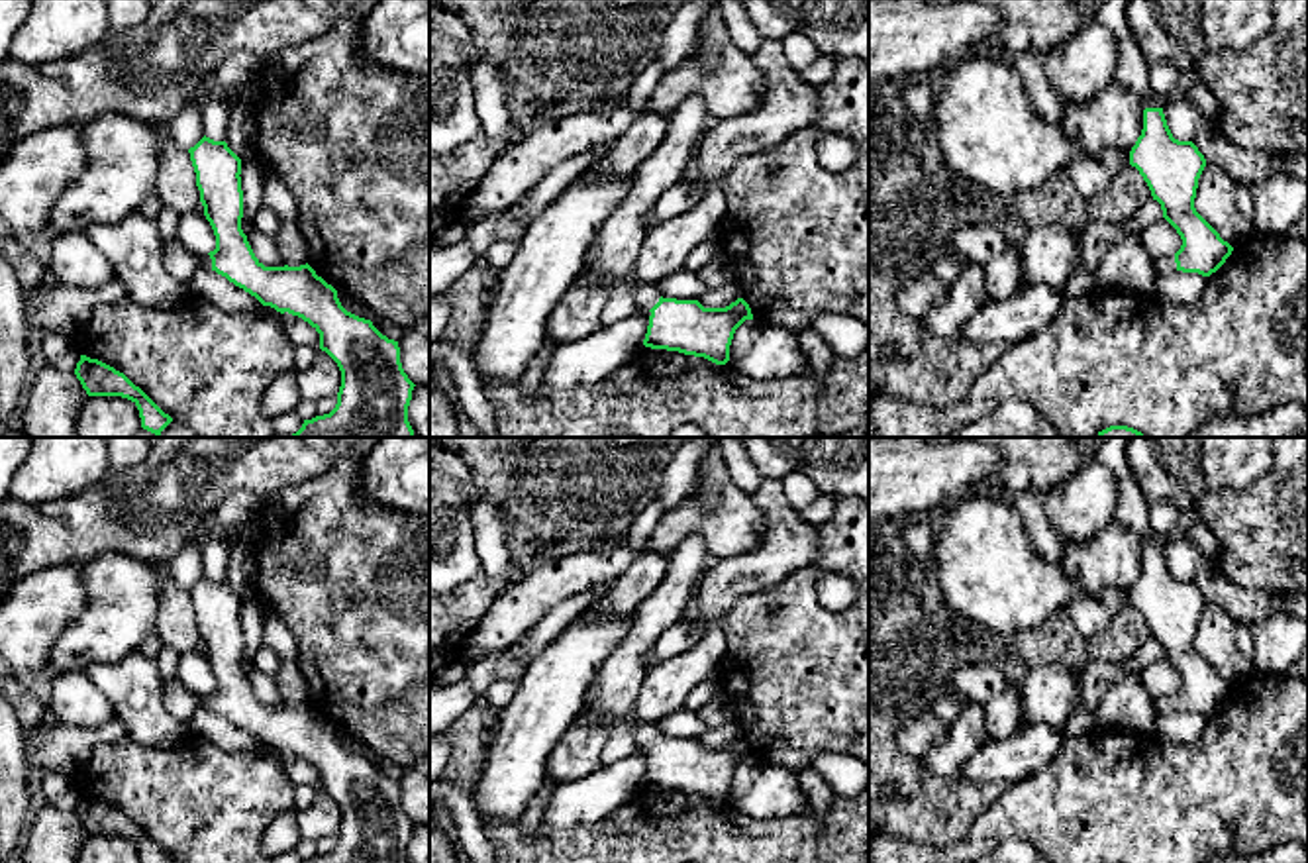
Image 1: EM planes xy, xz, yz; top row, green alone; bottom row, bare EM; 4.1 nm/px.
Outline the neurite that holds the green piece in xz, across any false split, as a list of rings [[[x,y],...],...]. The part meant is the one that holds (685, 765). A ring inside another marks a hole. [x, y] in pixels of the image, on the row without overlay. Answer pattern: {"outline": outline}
{"outline": [[[635,724],[637,747],[649,749],[645,787],[704,796],[716,804],[729,800],[735,769],[753,759],[751,747],[737,737],[726,747],[704,747],[698,739],[663,737],[655,724]]]}

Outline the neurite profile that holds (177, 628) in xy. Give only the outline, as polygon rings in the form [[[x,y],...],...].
[[[173,579],[165,581],[159,592],[157,634],[163,645],[180,655],[202,643],[190,592]]]

